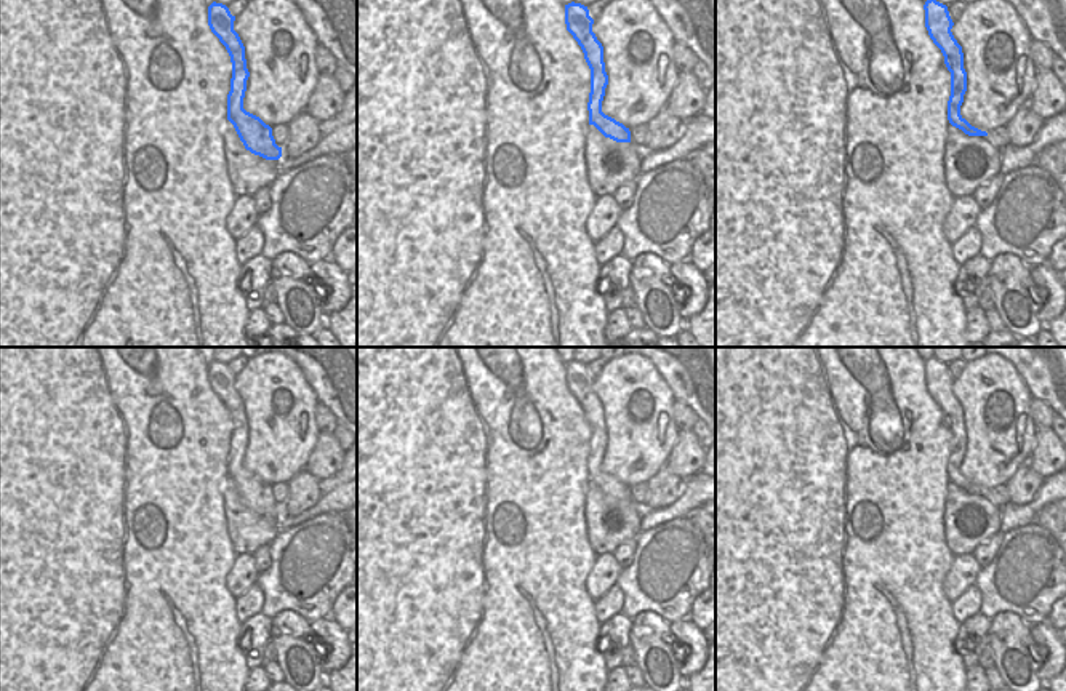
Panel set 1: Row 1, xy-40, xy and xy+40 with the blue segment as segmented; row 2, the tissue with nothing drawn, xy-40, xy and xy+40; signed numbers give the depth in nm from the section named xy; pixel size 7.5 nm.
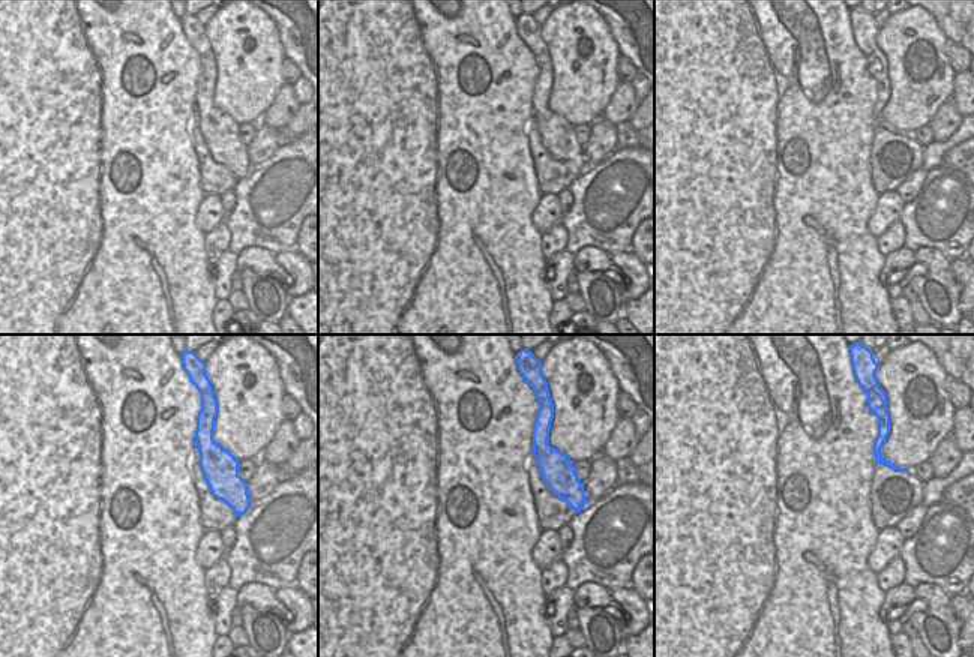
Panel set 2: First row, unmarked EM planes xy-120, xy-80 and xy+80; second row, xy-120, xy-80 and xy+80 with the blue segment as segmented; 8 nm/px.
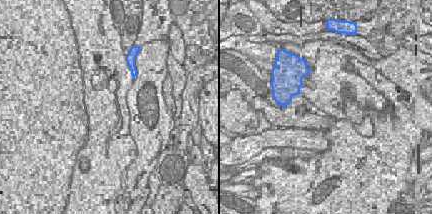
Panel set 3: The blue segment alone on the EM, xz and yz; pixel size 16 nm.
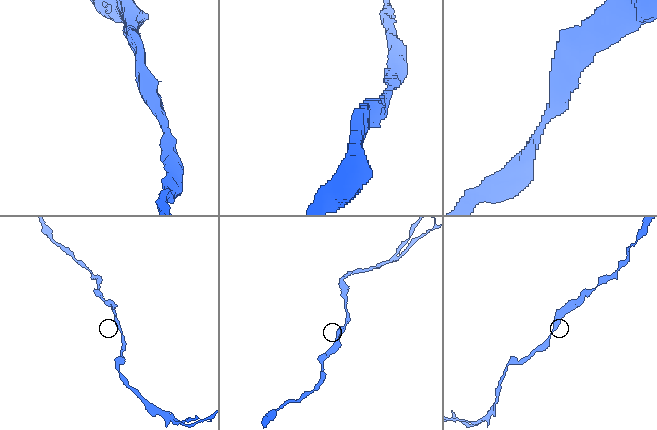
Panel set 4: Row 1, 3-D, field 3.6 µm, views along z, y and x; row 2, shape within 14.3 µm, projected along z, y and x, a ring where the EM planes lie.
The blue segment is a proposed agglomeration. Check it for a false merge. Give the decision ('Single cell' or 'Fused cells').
Single cell

